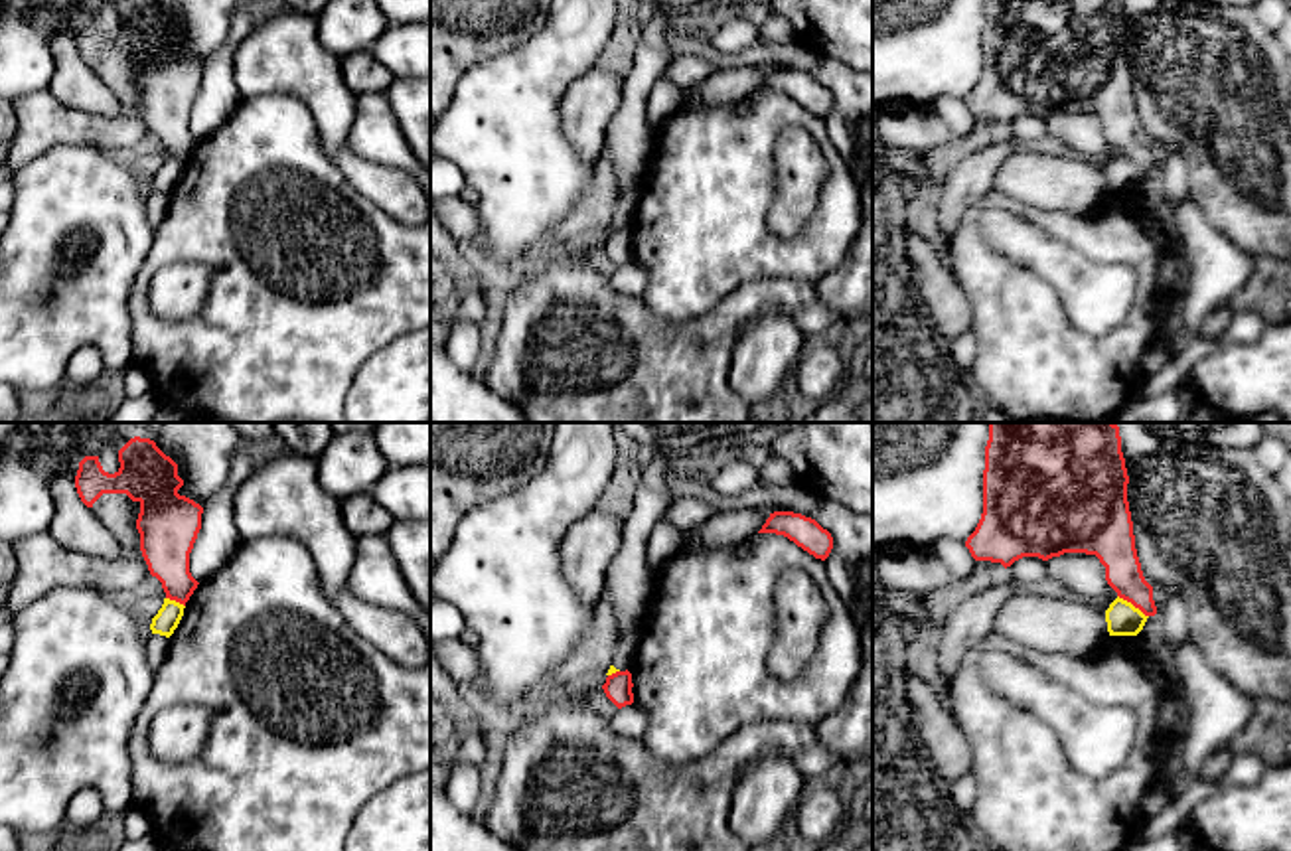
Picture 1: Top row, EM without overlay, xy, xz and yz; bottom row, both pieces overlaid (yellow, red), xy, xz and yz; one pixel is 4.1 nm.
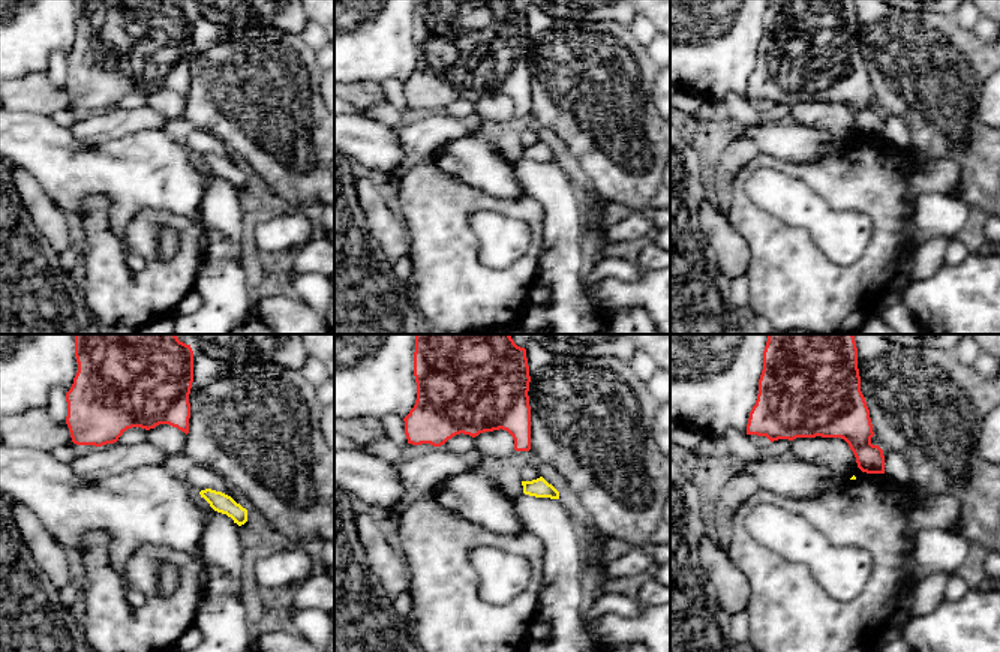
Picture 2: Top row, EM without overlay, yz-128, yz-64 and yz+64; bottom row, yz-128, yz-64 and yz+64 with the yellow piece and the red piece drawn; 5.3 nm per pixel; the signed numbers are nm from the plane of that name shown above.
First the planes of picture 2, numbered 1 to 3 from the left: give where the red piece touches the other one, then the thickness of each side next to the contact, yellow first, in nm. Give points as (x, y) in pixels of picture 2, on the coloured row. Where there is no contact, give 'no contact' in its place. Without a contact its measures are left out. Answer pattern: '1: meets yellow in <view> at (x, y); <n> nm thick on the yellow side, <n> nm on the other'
1: no contact
2: no contact
3: no contact

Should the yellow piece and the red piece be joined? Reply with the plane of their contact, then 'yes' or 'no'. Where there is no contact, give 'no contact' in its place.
yz | no

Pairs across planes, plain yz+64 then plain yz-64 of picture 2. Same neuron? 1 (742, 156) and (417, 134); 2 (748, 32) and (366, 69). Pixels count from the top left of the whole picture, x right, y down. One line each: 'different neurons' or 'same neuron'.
1: same neuron
2: same neuron

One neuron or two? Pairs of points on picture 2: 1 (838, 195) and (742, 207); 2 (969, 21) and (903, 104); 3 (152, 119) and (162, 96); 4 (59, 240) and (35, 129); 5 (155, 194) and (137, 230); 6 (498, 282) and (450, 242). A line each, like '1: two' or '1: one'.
1: one
2: two
3: two
4: two
5: two
6: one

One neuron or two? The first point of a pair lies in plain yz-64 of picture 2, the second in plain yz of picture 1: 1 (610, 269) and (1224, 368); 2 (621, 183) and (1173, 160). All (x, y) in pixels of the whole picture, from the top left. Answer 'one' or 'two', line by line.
1: two
2: two

